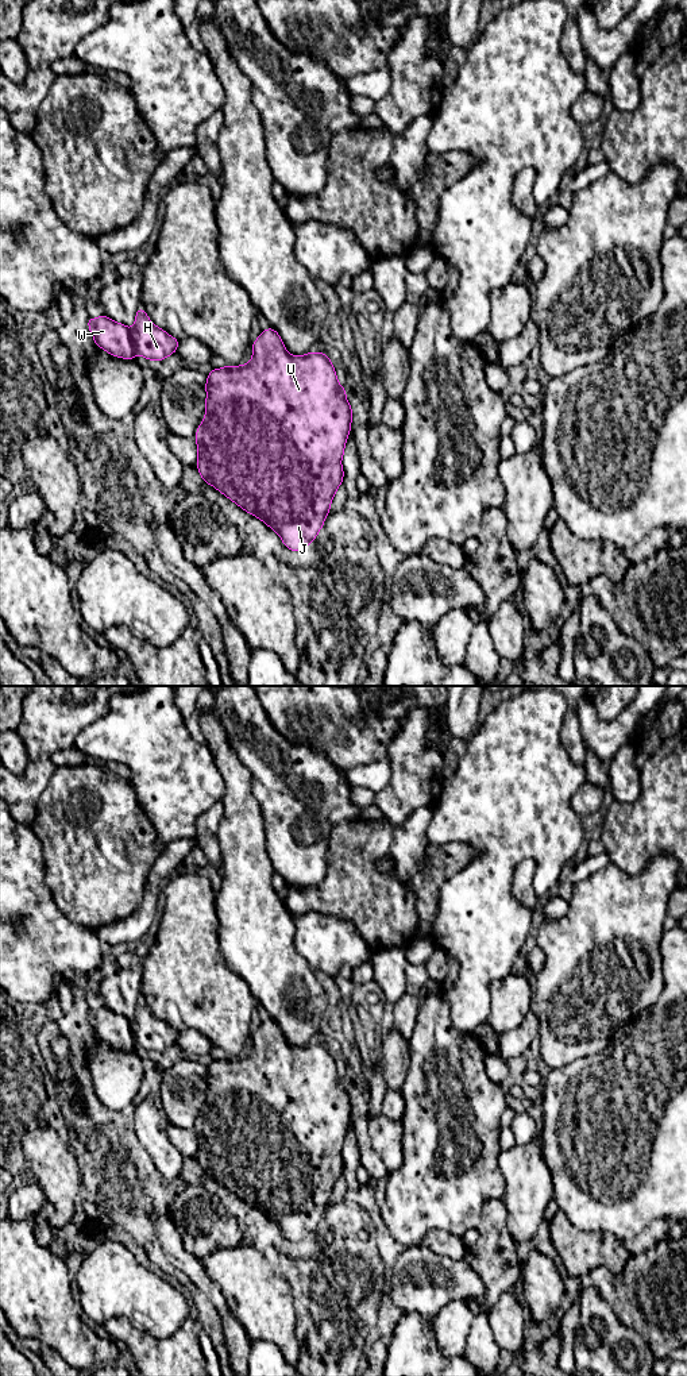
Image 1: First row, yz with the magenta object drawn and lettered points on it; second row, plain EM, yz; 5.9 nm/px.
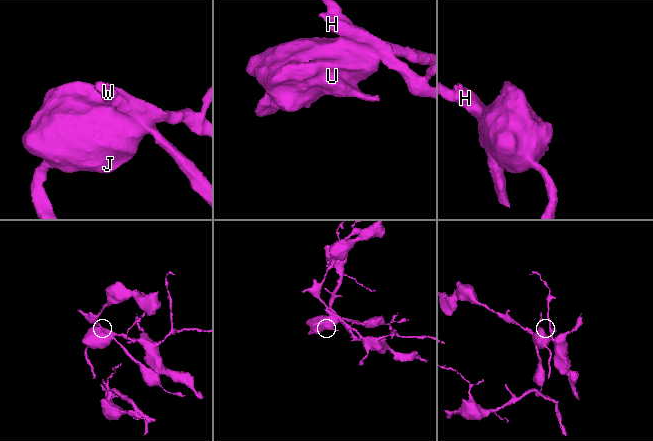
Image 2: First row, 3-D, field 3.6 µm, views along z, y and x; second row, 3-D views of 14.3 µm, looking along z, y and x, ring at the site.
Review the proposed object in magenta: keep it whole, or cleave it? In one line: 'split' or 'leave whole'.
split

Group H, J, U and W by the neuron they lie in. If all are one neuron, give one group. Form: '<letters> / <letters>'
H / J U W

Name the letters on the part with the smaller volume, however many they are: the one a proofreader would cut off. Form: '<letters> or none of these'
J, U, W

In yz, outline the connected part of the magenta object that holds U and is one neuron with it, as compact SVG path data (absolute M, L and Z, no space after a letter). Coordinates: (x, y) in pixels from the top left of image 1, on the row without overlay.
M269 1018L252 1034L251 1052L243 1057L213 1060L208 1064L205 1082L205 1109L194 1128L201 1169L274 1221L286 1240L293 1244L305 1240L316 1232L343 1175L341 1149L351 1123L352 1099L331 1051L323 1042L290 1047L278 1024Z

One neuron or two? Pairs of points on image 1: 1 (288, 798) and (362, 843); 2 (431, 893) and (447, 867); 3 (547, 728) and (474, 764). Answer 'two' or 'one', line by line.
1: two
2: one
3: one

